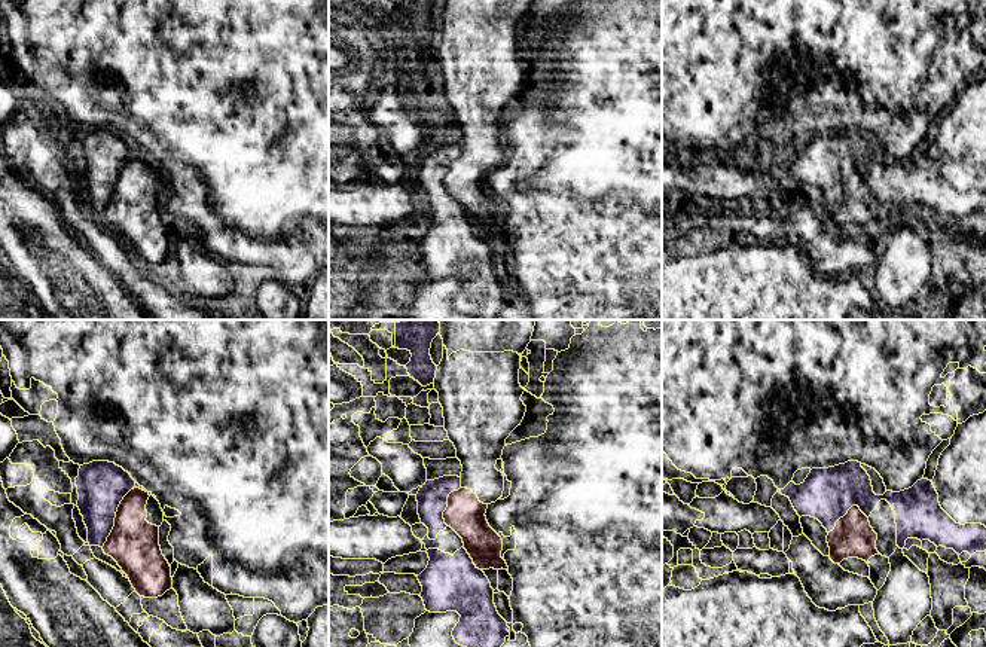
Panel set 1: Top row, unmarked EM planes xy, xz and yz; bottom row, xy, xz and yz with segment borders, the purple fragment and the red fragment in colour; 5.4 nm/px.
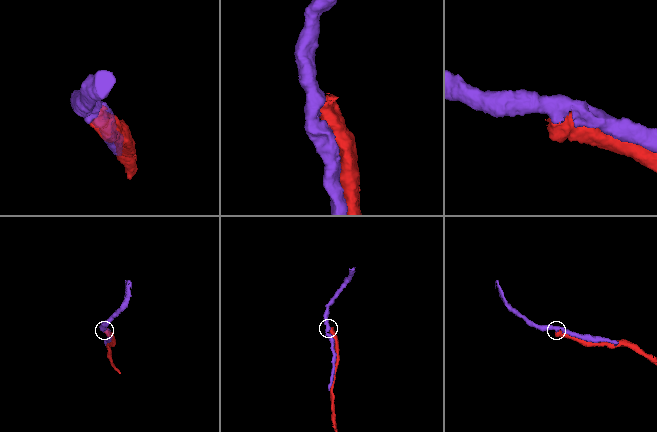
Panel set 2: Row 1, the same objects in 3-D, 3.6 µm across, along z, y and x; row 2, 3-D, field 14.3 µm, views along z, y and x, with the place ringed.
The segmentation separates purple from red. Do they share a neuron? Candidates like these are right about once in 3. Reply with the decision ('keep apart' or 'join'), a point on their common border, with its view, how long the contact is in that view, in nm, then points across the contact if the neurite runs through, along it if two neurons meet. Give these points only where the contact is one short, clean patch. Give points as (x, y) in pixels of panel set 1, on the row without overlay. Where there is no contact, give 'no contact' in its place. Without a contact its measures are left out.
keep apart | xy (115, 183) | 360 nm

